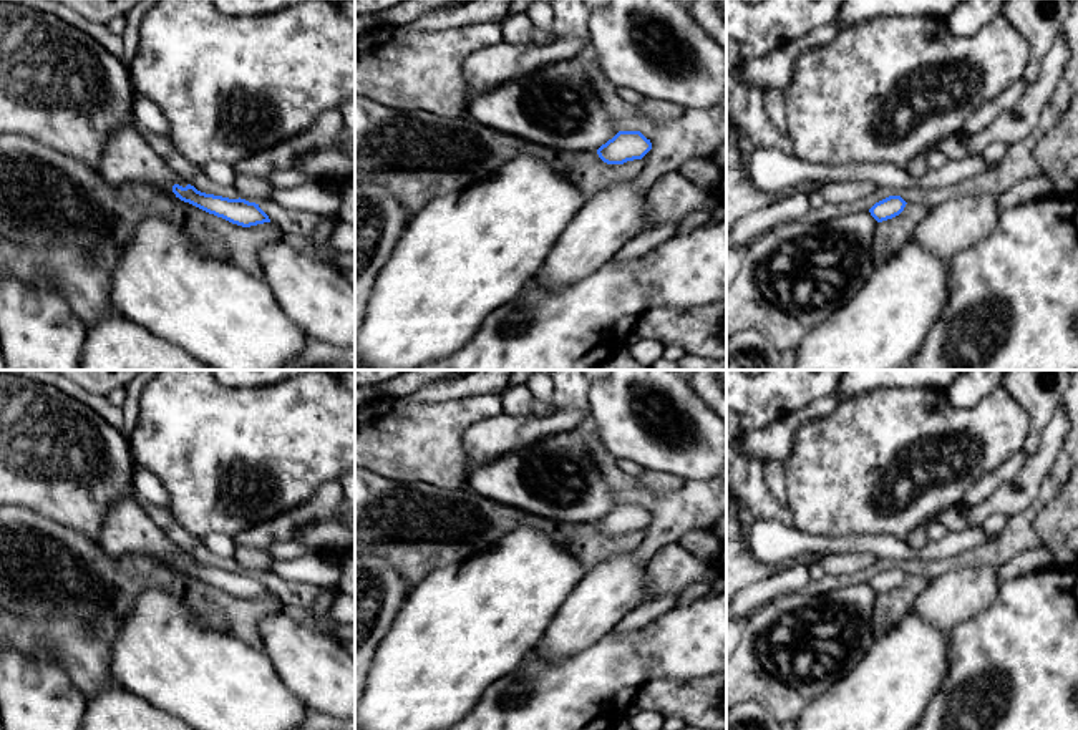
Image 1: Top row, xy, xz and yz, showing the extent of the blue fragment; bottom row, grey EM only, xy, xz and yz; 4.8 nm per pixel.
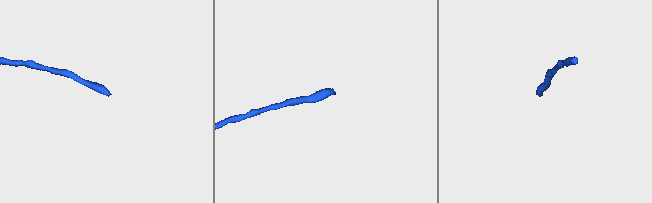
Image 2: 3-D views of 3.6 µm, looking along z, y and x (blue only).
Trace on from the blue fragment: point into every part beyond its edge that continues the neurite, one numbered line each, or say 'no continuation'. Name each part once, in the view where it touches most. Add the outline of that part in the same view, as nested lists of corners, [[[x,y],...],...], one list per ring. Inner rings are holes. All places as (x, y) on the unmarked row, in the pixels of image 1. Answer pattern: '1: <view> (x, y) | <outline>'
no continuation

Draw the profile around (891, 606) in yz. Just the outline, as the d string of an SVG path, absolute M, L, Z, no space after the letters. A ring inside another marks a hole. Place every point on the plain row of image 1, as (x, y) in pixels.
M907 574L904 582L877 594L872 619L874 639L886 635L910 611L914 599L930 584L932 577Z

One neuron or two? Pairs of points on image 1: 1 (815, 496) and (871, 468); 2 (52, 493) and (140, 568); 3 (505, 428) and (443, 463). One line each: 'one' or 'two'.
1: one
2: two
3: two

